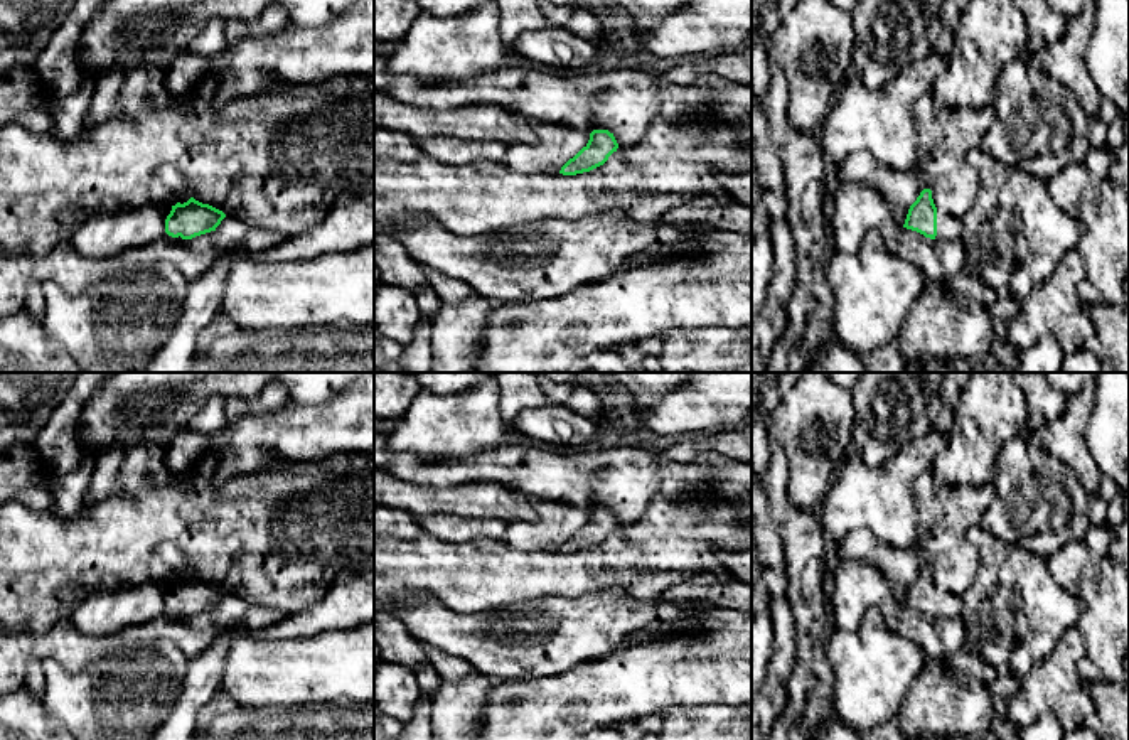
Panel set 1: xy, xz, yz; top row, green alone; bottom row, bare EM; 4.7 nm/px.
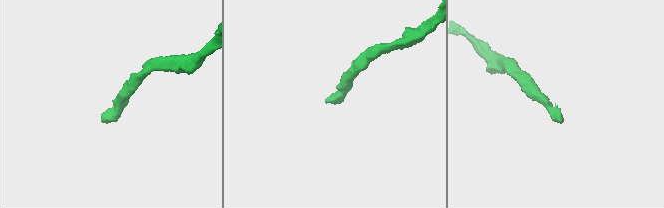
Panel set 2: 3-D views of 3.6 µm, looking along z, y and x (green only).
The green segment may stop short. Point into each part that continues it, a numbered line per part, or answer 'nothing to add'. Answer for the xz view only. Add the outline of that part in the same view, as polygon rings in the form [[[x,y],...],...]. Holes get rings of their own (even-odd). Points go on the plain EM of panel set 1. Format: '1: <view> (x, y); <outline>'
nothing to add

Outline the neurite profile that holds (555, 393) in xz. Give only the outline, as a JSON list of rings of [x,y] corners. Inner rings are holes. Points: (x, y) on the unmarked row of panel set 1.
[[[536,374],[536,379],[551,405],[568,406],[570,396],[573,393],[573,384],[556,384],[543,374]]]

